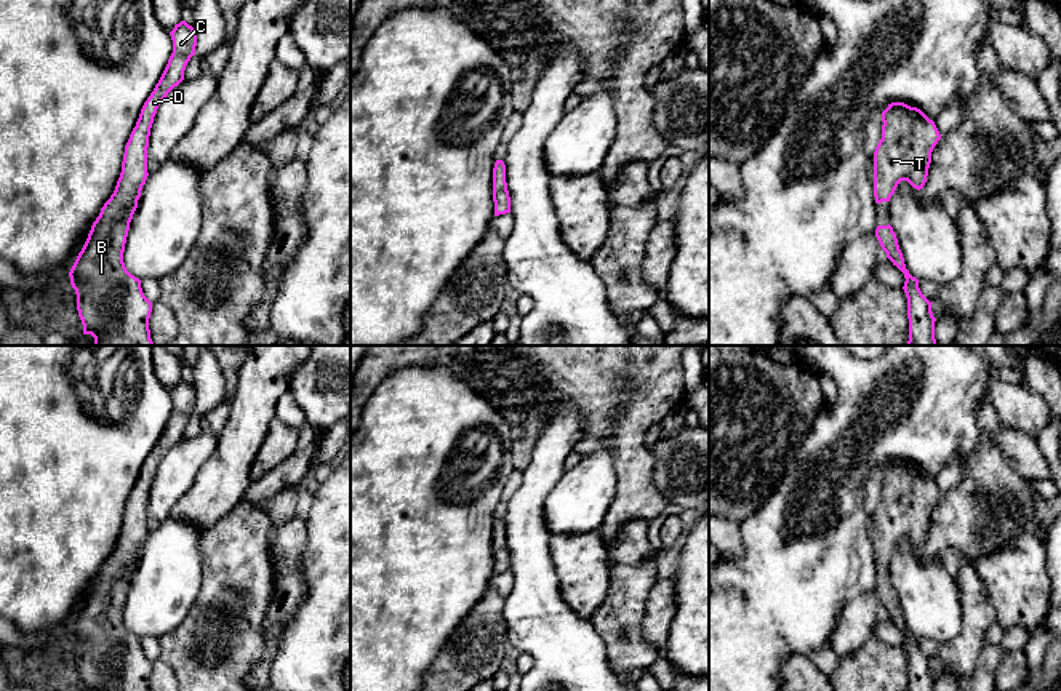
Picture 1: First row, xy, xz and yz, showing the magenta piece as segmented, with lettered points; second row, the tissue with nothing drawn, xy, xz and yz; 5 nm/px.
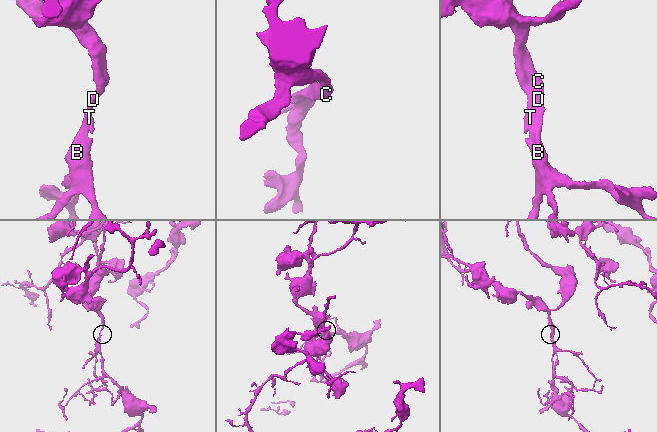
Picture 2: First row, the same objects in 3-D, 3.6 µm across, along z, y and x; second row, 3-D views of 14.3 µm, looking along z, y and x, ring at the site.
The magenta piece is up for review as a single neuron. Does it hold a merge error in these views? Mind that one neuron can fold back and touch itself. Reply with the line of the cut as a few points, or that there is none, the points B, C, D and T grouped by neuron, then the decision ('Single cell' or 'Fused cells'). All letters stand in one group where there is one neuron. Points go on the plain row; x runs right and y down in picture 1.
No split. Groups: B C D T. Single cell

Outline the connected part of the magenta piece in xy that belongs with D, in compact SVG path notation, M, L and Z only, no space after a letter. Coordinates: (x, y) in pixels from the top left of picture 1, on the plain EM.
M181 379L170 393L173 411L125 504L115 549L101 566L69 630L83 691L150 691L152 661L144 654L141 638L126 629L123 609L149 534L147 505L154 475L166 453L184 438L186 424L195 413L192 384Z

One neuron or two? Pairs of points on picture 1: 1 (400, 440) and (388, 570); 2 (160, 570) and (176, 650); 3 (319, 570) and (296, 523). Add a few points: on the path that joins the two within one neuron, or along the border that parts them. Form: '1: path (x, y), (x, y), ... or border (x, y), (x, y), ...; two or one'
1: path (394, 472), (388, 490), (388, 538); one
2: border (194, 599), (189, 613), (173, 629), (157, 639); two
3: border (306, 519), (306, 549), (301, 557), (303, 579); two

